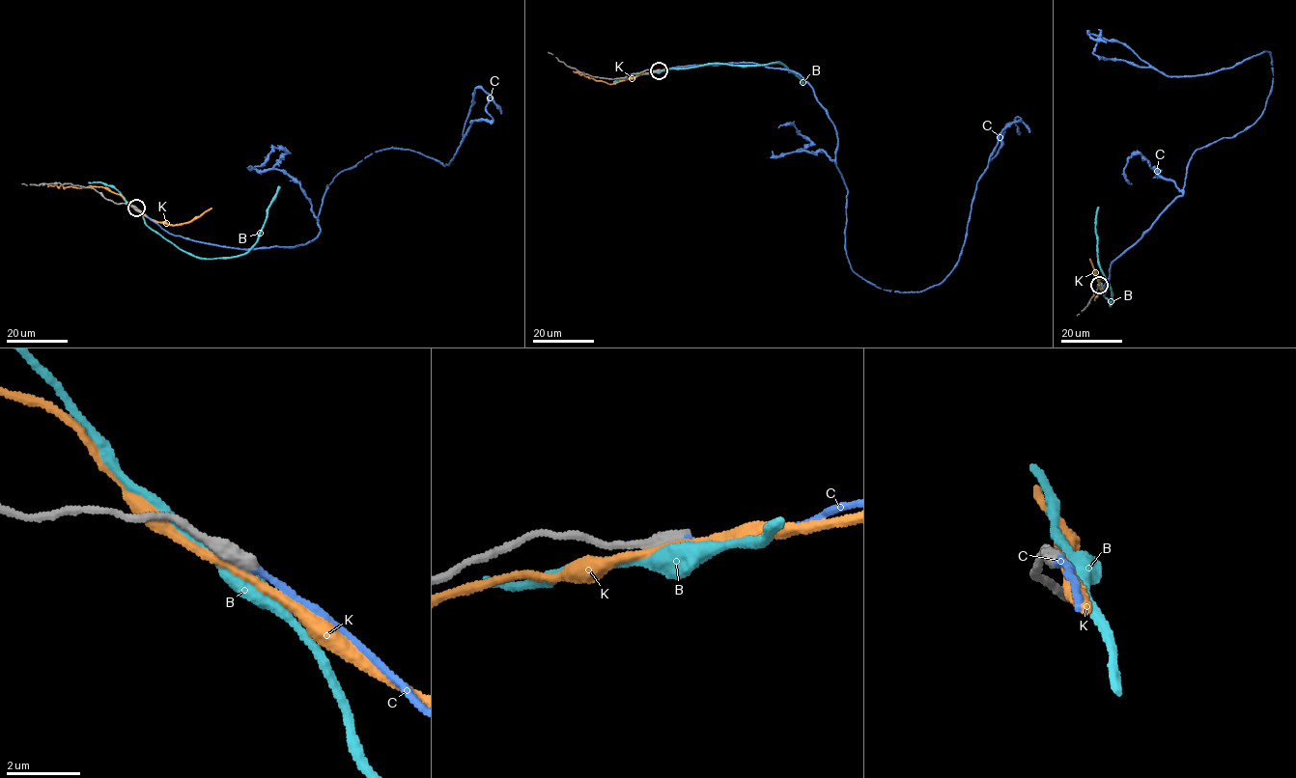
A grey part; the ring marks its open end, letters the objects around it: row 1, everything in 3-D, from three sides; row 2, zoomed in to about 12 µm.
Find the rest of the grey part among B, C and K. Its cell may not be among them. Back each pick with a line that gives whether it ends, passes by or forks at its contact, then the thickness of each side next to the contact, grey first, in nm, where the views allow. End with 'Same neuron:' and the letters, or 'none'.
C: it ends; calibres 460 and 180 nm
Same neuron: C

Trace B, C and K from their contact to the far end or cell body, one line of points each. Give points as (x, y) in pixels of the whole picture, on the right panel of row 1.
B: (1100, 285), (1110, 305), (1111, 289), (1100, 267), (1097, 251), (1095, 217), (1098, 207)
C: (1099, 285), (1182, 194), (1195, 151), (1258, 118), (1273, 69), (1264, 51), (1168, 76), (1107, 42)
K: (1099, 285), (1097, 279), (1100, 277), (1105, 281), (1104, 285), (1094, 300)

